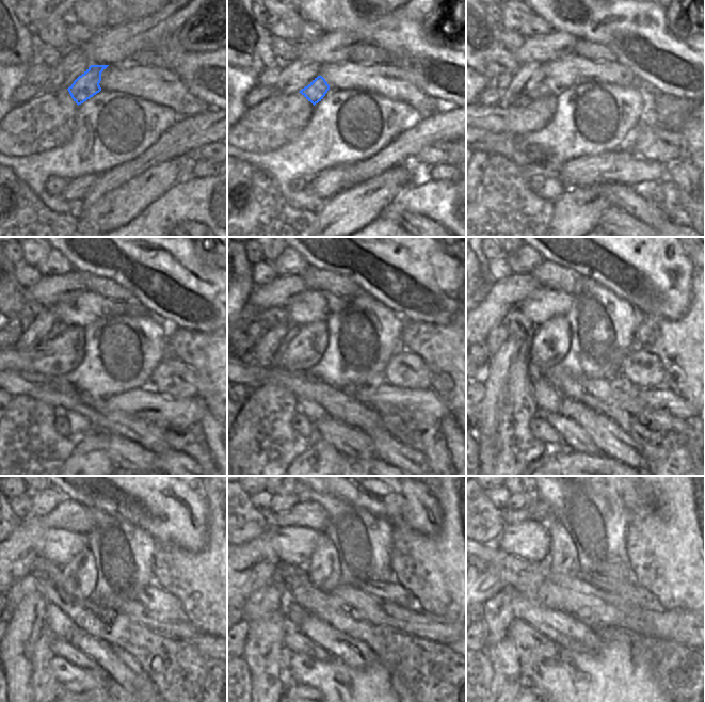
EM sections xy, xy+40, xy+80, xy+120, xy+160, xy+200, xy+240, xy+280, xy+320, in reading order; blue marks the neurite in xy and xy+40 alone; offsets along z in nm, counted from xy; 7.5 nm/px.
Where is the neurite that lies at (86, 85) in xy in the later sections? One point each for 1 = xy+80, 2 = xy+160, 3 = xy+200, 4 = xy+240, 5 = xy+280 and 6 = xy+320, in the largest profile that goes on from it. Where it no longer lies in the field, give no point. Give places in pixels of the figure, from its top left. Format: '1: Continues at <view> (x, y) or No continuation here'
1: Continues at xy+80 (542, 90)
2: Continues at xy+160 (262, 355)
3: Continues at xy+200 (507, 447)
4: Continues at xy+240 (25, 653)
5: Continues at xy+280 (268, 658)
6: Continues at xy+320 (505, 655)

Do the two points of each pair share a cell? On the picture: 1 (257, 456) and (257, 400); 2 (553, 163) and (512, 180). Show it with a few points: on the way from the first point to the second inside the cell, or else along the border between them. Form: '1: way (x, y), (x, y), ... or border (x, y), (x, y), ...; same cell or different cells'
1: way (257, 442), (257, 414); same cell
2: border (519, 166), (529, 180); different cells

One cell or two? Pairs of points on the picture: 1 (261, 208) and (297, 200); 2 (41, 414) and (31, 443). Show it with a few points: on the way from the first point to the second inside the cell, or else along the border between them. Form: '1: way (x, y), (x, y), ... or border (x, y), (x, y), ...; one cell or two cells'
1: border (273, 180), (290, 205), (310, 211); two cells
2: way (33, 421), (31, 424), (31, 435); one cell

